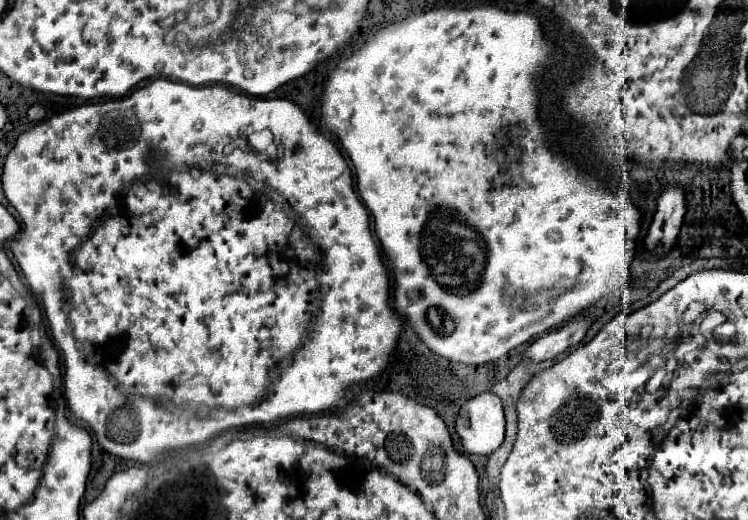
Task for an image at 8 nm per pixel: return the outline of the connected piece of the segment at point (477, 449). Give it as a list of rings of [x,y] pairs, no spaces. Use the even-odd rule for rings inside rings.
[[[492,392],[470,398],[458,414],[456,432],[468,454],[490,456],[504,442],[502,400]]]

